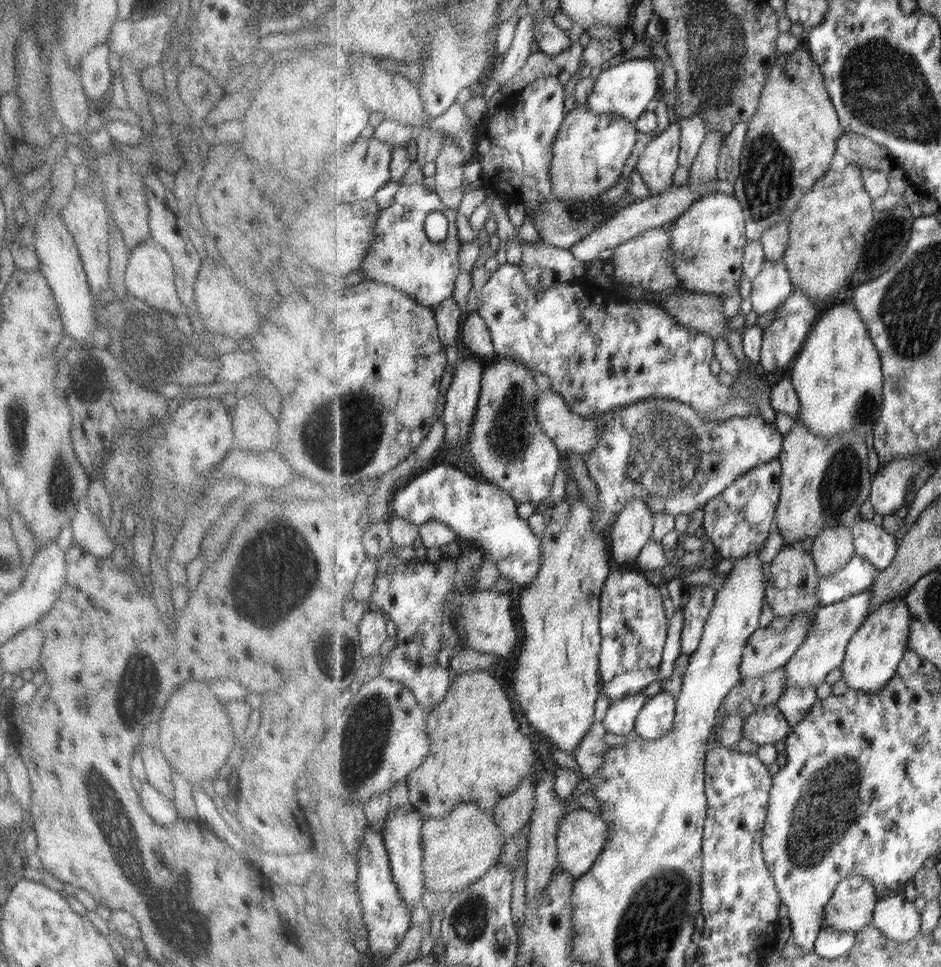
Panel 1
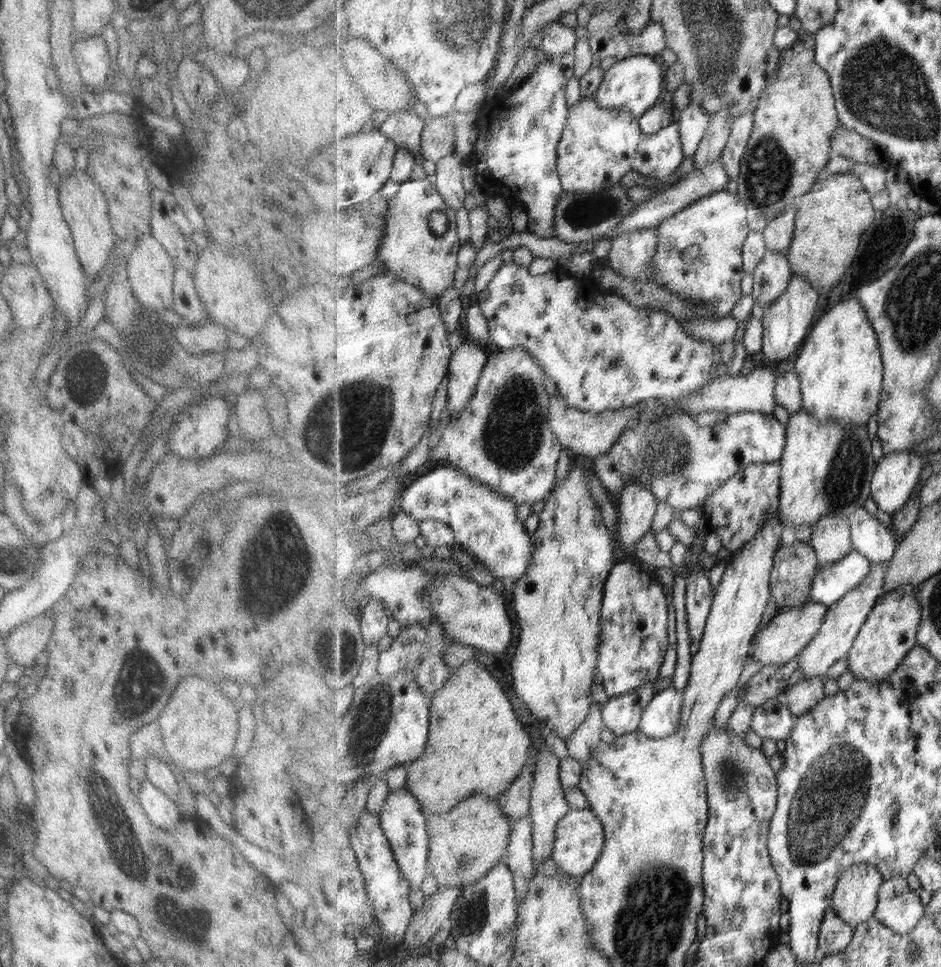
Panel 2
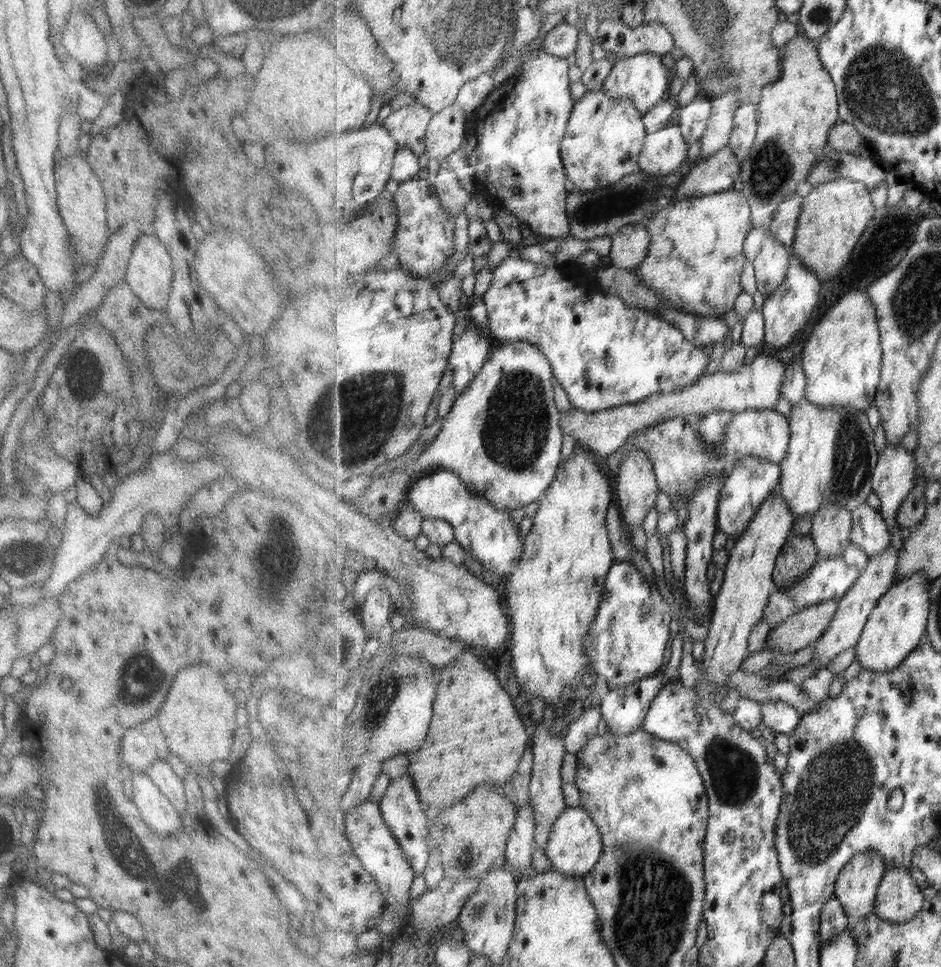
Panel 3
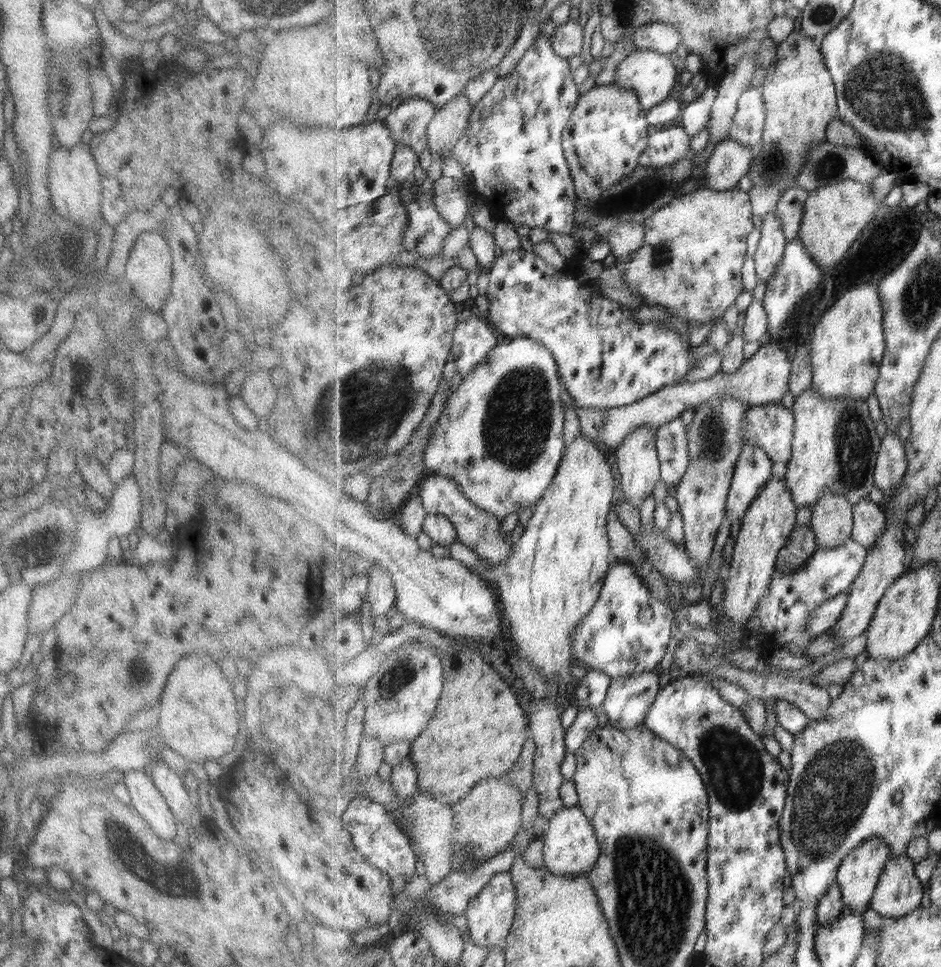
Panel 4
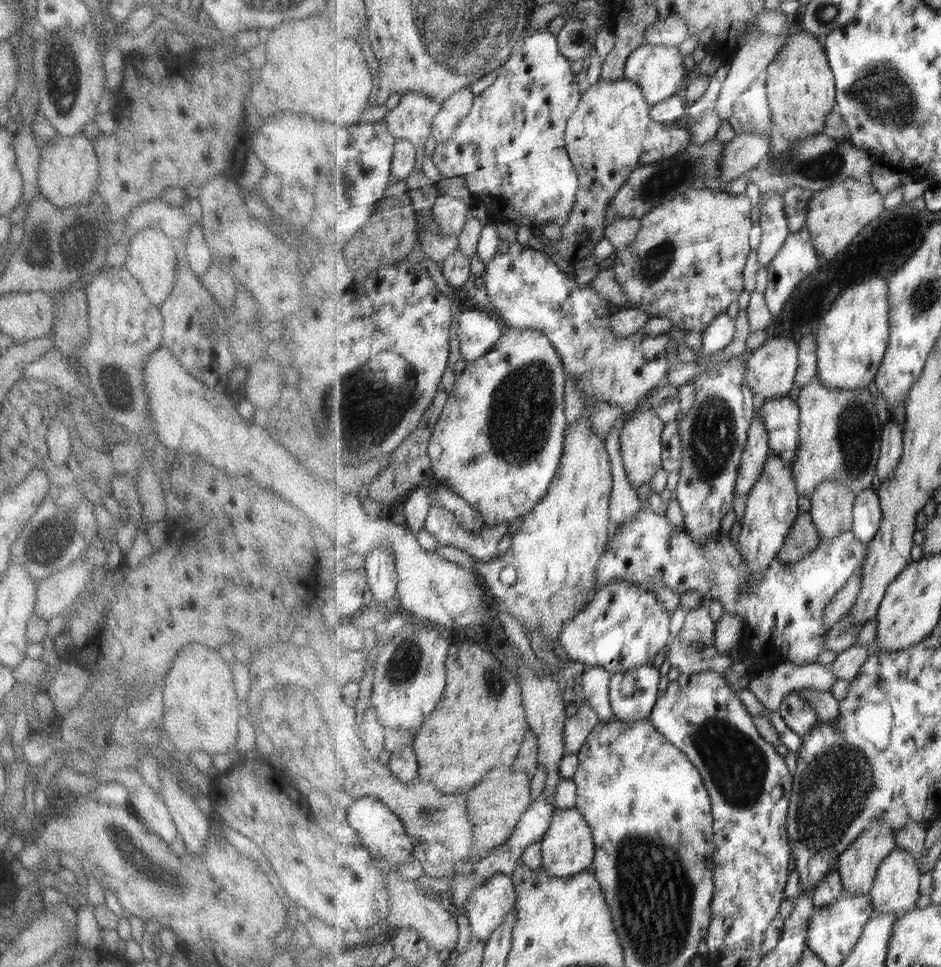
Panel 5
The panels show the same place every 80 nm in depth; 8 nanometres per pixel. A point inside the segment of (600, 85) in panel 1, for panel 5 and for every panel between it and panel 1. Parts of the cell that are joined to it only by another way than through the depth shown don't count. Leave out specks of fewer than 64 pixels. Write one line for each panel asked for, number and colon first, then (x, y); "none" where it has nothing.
2: (637, 83)
3: (644, 78)
4: (653, 76)
5: (659, 71)

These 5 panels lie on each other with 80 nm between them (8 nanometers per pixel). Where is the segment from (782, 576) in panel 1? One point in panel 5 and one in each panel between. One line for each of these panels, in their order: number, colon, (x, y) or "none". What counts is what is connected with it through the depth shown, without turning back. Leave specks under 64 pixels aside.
2: (795, 568)
3: (799, 556)
4: (802, 545)
5: (804, 538)

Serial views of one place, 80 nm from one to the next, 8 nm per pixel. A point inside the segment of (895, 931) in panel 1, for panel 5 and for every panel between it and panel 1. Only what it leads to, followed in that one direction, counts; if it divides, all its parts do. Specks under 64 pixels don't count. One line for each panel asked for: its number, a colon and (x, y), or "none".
2: (901, 910)
3: (899, 900)
4: (899, 892)
5: (896, 889)

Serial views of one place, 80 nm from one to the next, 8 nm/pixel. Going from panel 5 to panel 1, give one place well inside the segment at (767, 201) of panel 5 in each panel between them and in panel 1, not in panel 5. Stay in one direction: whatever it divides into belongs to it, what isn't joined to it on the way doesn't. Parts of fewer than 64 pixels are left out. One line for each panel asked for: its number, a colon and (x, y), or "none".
1: (772, 287)
2: (772, 277)
3: (772, 265)
4: (769, 255)

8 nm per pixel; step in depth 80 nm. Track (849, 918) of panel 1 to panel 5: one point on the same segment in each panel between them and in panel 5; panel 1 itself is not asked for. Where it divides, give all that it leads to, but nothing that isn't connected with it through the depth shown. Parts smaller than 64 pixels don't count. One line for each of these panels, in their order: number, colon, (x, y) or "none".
2: (855, 900)
3: (857, 887)
4: (859, 874)
5: (858, 865)

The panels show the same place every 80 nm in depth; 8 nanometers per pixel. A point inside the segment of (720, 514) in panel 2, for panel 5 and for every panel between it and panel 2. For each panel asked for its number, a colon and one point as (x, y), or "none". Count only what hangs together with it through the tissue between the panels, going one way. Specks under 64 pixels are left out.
3: (751, 481)
4: (754, 468)
5: (755, 456)

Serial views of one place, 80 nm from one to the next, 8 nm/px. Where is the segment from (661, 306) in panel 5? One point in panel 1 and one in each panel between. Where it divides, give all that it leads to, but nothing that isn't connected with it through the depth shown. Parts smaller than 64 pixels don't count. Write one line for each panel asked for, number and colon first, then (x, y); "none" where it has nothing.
1: (709, 240)
2: (701, 255)
3: (696, 260)
4: (696, 246)

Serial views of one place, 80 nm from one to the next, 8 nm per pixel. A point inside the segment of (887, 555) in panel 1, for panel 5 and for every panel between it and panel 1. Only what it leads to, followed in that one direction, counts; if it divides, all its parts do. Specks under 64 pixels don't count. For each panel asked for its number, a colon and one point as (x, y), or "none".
2: (871, 537)
3: (870, 532)
4: (870, 520)
5: (868, 514)

